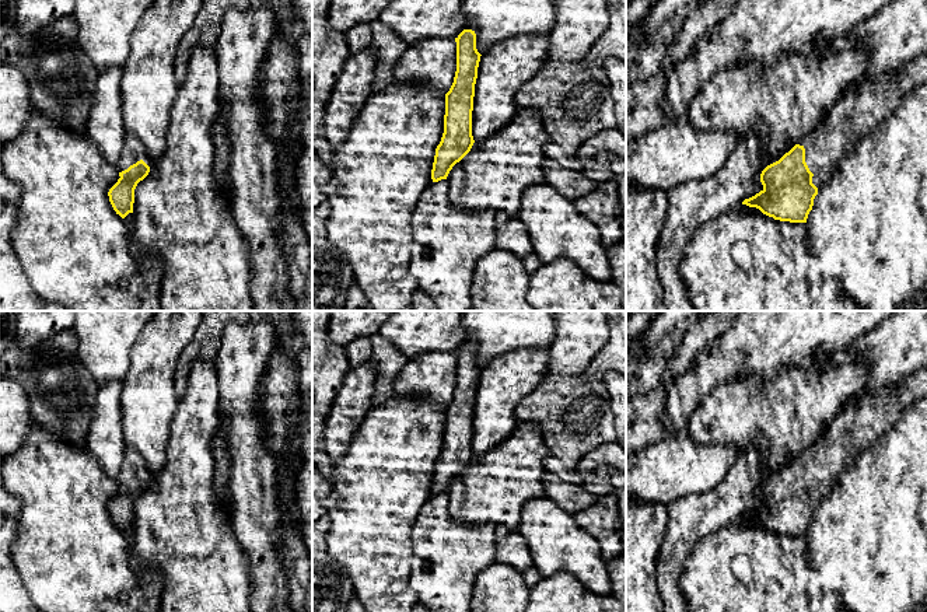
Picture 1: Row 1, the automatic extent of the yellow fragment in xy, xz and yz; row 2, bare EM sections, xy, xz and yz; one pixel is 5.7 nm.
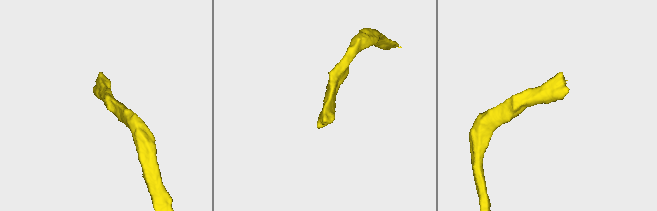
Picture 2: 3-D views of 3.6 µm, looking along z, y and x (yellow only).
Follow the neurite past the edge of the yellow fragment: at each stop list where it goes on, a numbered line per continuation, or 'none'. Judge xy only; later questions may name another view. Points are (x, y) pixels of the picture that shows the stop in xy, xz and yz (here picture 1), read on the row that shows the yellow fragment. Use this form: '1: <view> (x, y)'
1: xy (133, 150)

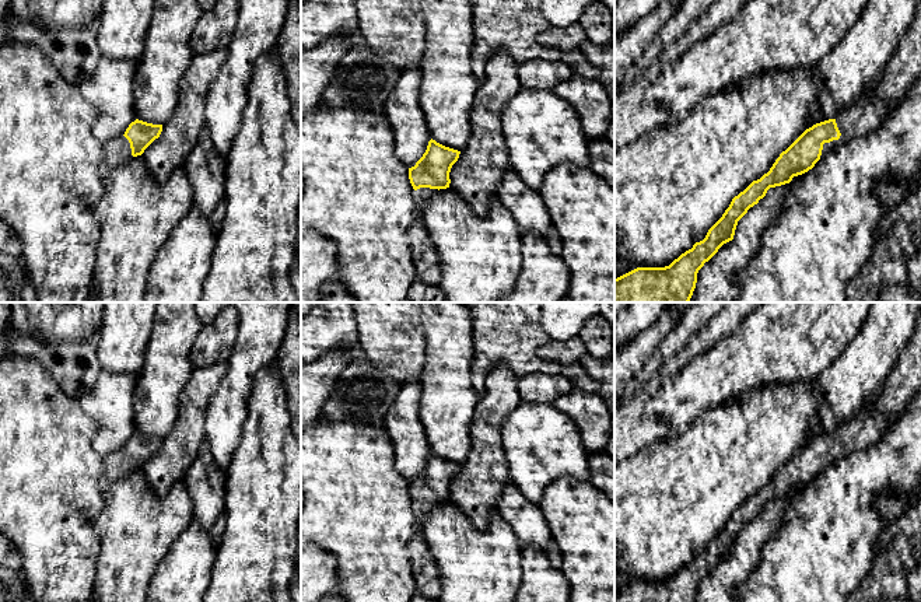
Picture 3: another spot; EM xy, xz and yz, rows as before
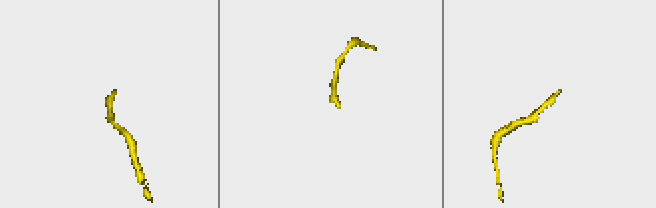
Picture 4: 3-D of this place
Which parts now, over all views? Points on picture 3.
1: yz (864, 115)

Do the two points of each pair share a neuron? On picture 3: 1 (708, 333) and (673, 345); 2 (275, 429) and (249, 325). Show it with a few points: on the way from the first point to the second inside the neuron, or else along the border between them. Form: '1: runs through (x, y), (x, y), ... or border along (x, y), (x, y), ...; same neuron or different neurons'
1: border along (713, 317), (666, 361); different neurons
2: border along (275, 361), (266, 366), (256, 377), (248, 402); different neurons

